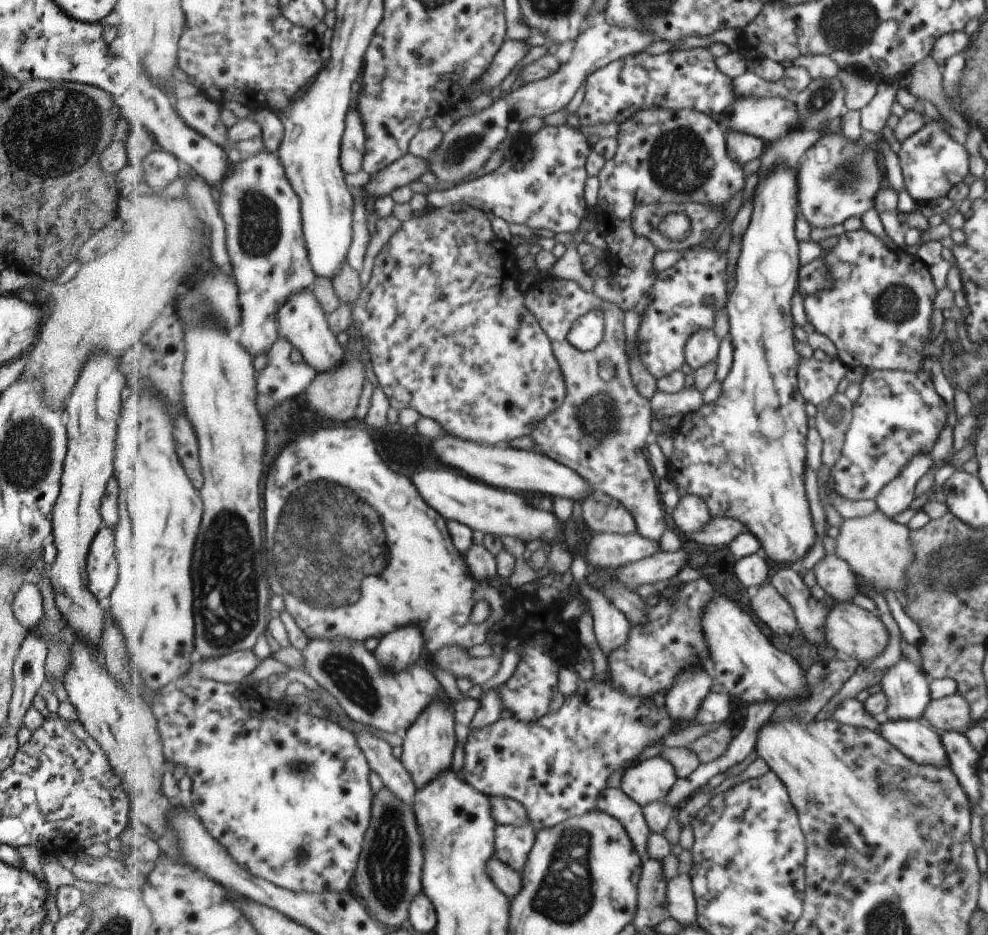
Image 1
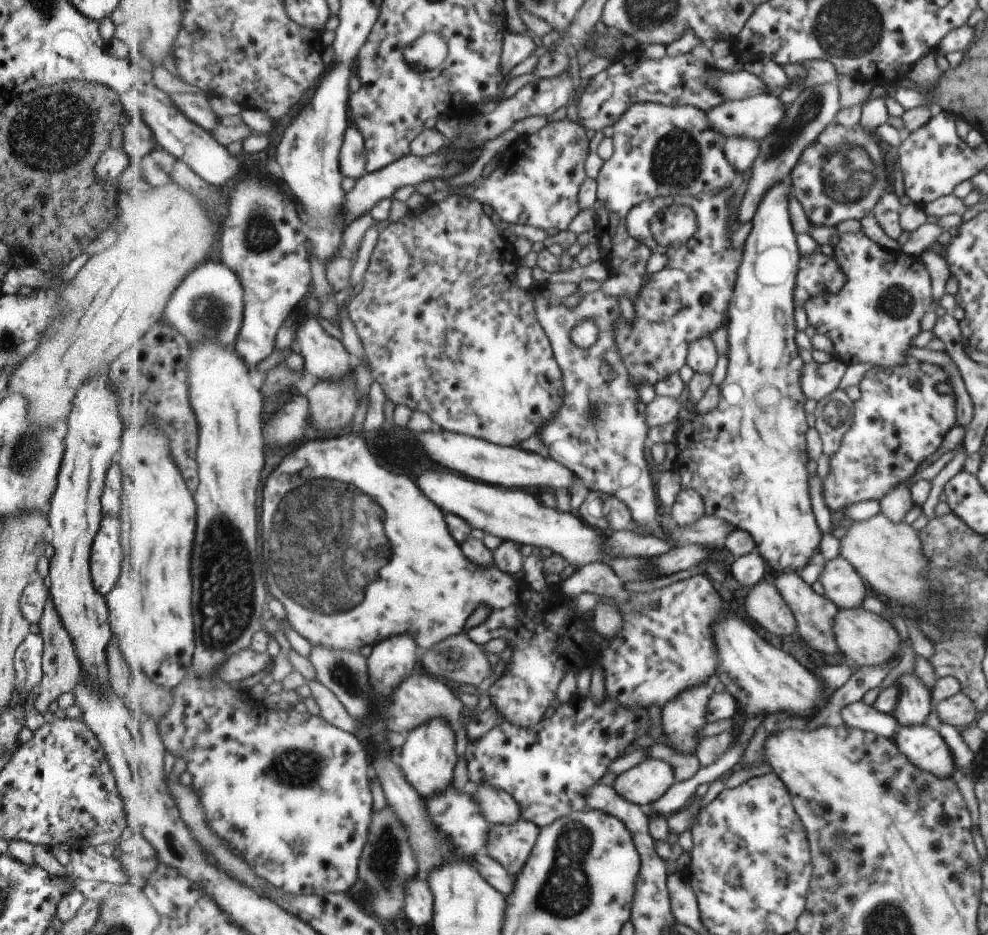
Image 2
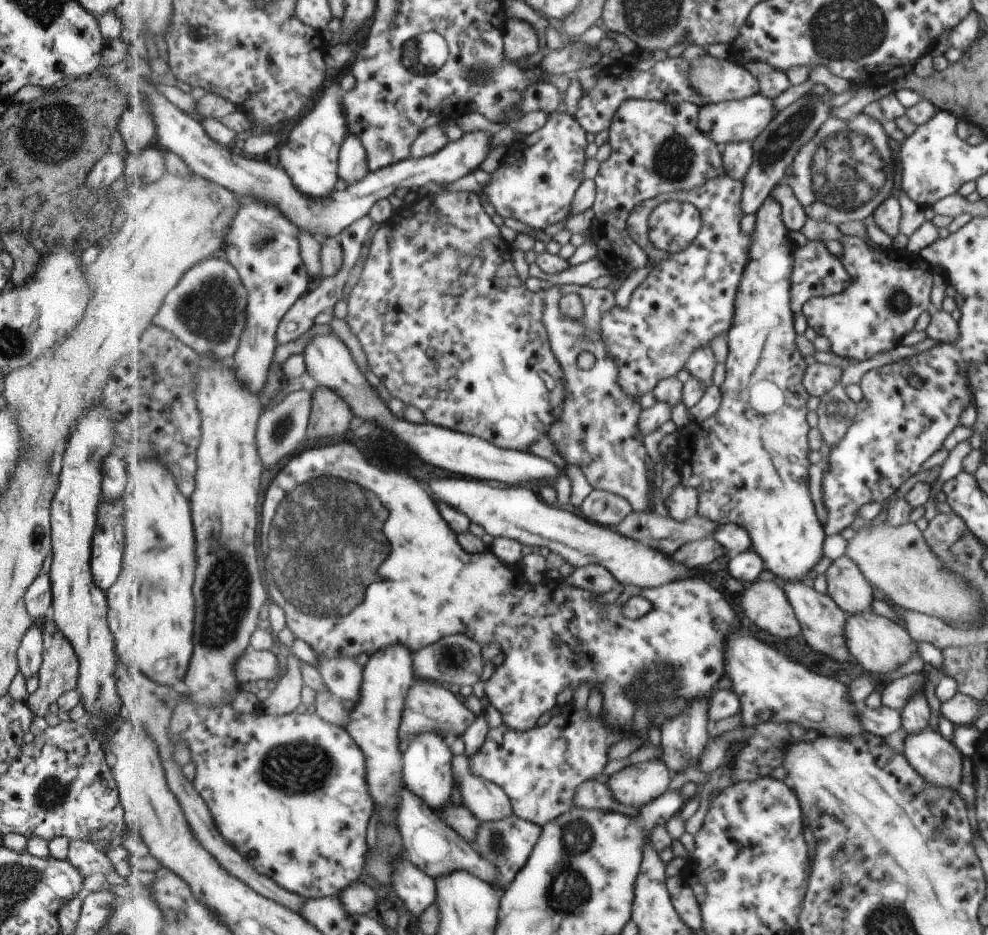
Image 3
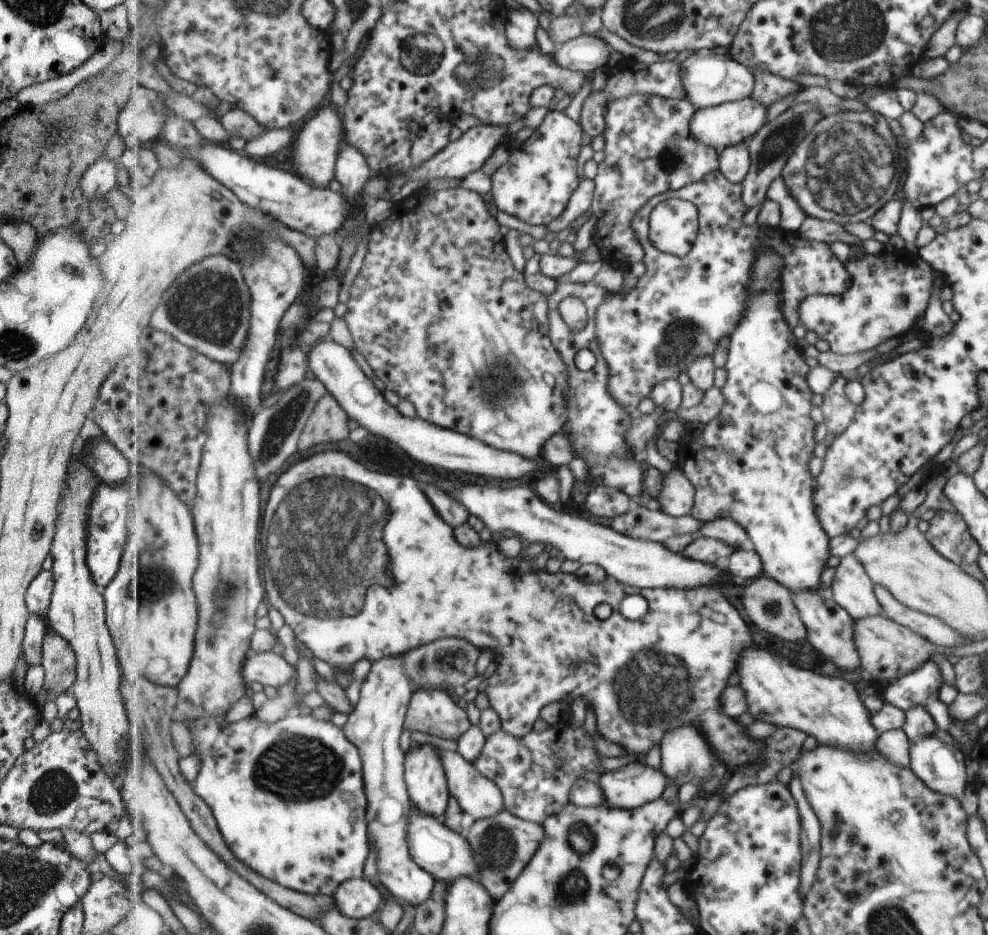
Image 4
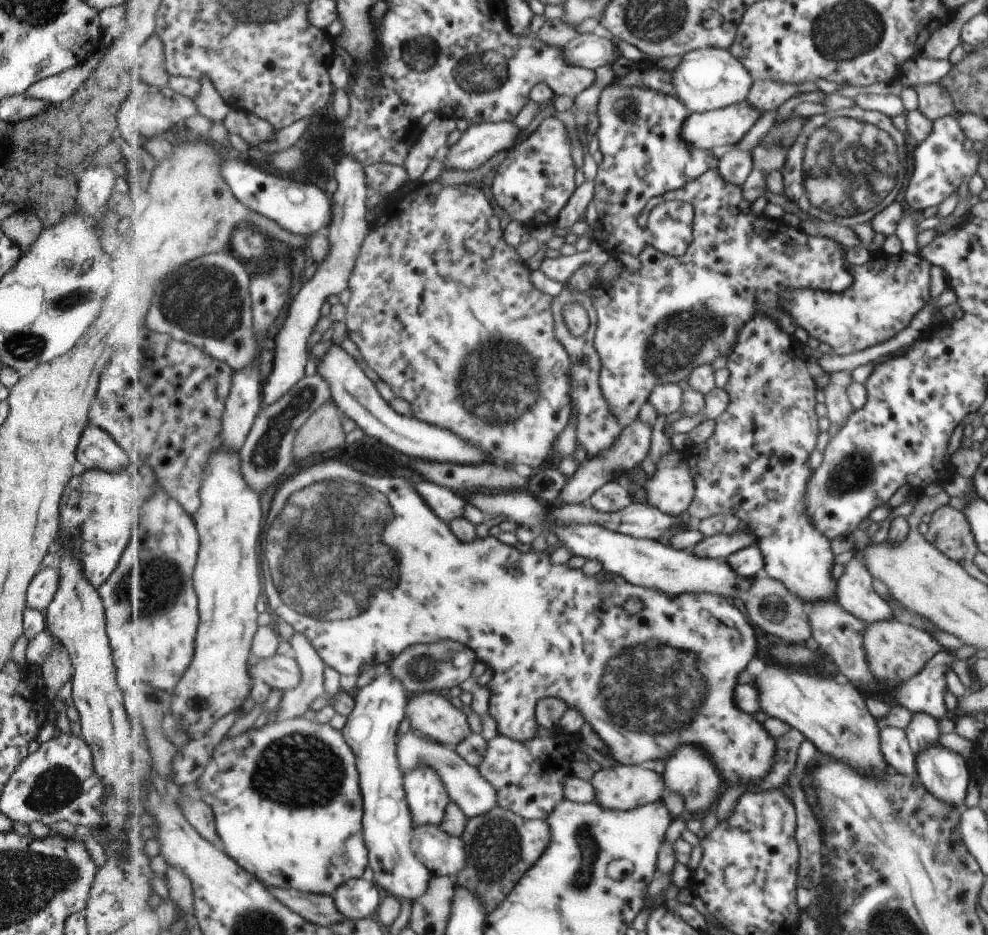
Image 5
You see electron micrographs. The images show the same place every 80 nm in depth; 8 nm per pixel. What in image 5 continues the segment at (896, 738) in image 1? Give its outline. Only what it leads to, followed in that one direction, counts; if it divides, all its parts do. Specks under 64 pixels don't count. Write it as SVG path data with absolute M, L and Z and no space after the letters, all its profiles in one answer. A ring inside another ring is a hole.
M941 746L915 753L917 779L935 798L945 804L962 807L969 774L959 754Z

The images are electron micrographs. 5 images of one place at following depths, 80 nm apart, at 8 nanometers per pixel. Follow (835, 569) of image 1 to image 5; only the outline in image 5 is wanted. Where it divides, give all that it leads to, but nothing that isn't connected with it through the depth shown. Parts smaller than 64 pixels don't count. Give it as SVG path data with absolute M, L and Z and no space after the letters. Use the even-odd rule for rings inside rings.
M852 558L845 565L845 571L838 578L837 604L866 625L877 621L893 620L892 608L872 589L872 576L857 559Z

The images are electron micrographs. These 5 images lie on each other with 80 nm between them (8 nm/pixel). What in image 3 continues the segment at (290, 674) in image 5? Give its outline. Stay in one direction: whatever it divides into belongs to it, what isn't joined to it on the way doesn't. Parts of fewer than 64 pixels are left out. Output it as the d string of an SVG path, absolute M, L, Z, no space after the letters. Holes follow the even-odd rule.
M252 646L238 660L236 675L239 683L257 682L257 680L273 680L278 682L286 671L281 670L277 656L271 651L258 651Z

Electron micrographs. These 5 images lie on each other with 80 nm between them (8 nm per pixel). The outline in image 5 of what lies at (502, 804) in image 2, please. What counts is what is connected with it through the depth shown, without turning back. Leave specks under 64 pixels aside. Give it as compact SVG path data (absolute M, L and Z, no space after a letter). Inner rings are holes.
M413 728L398 738L398 759L402 771L407 776L411 771L419 767L431 767L435 769L450 793L451 799L460 810L473 818L487 814L498 804L498 796L493 785L481 774L479 768L471 766L456 750L447 748L430 737L419 736L413 732Z

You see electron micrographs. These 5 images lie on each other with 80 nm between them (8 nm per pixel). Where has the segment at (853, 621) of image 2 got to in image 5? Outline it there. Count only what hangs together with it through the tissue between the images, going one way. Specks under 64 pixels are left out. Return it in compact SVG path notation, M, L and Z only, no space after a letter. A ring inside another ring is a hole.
M877 621L866 625L862 636L862 647L866 663L876 680L899 682L918 674L926 663L941 650L938 641L921 628L902 621Z

